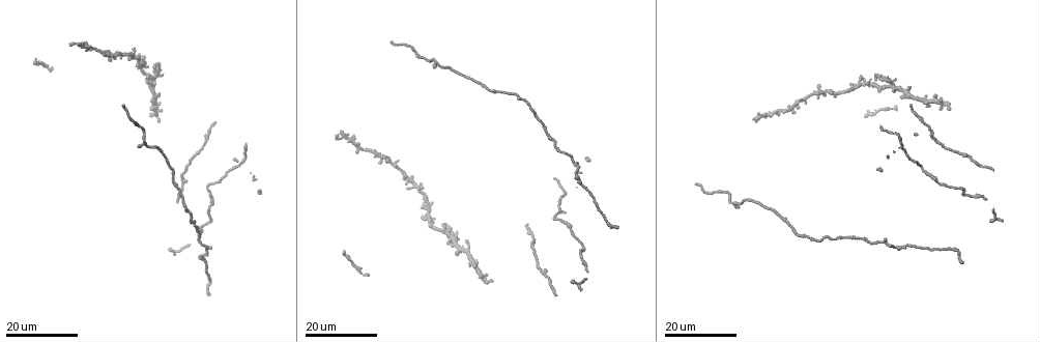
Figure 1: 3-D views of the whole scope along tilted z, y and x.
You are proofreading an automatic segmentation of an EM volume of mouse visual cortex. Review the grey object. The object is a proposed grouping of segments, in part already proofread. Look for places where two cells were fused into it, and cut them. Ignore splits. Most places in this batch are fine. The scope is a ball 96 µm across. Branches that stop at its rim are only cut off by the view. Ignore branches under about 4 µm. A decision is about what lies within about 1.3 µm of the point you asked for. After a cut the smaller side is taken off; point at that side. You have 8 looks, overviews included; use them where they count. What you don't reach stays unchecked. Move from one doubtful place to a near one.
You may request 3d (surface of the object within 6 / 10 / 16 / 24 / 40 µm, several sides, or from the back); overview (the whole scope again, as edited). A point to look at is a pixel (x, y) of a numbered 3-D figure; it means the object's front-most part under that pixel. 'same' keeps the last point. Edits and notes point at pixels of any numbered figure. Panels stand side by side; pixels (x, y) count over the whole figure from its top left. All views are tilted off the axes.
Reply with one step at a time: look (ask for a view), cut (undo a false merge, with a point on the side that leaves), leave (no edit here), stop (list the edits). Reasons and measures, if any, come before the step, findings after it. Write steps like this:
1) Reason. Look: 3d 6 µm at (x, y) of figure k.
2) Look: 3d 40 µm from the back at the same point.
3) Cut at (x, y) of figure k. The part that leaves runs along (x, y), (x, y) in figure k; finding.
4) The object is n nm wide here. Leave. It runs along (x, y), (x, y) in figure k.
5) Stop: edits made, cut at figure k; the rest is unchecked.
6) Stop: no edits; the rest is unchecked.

Calibre changes. Look: 3d 16 µm at (142, 132) of figure 1.

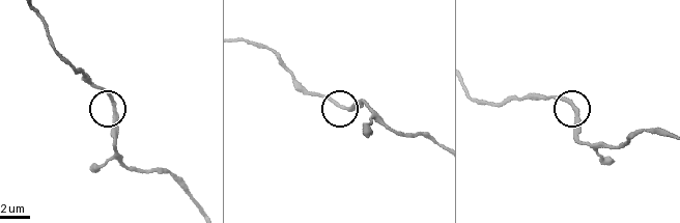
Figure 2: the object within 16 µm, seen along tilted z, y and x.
Closer look. Look: 3d 6 µm at (115, 113) of figure 2.

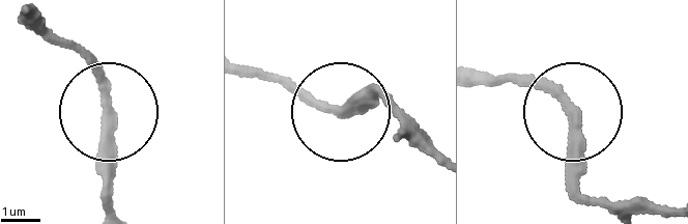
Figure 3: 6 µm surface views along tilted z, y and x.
Leave. It runs along (115, 206), (103, 90), (78, 49) in figure 3; continuous, no second cell.

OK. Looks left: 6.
Narrows sharply. Look: 3d 24 µm at (202, 256) of figure 1.

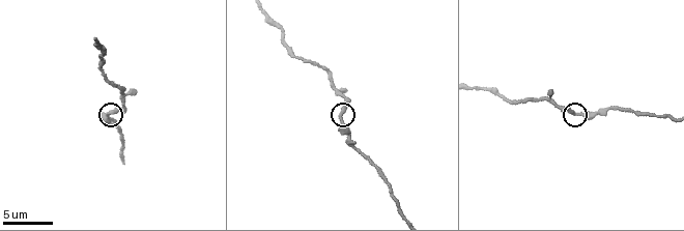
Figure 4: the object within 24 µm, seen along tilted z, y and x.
Look: 3d 6 µm at (107, 113) of figure 4.

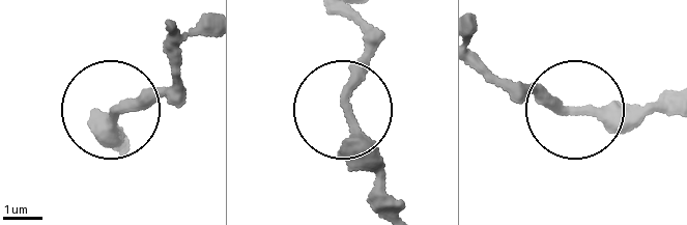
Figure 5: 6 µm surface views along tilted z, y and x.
The object is 250 nm wide here. Leave. Continuous, no second cell.

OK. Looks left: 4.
Look: 3d 16 µm at (208, 186) of figure 1.

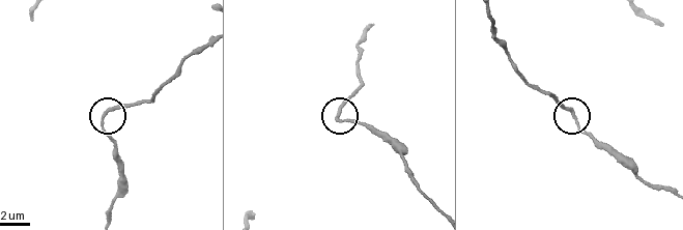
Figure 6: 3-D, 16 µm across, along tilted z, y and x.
Look: 3d 10 µm at (109, 112) of figure 6.

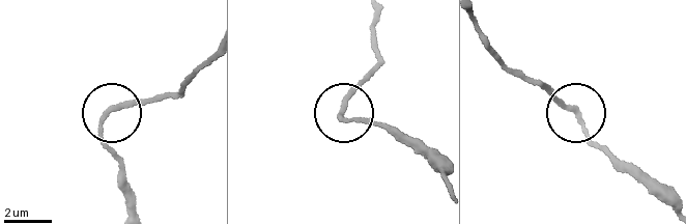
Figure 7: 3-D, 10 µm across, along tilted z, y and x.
The side arm is 29 µm long. Leave. It runs along (132, 208), (104, 140), (106, 120), (111, 111), (175, 98) in figure 7; all the same cell.

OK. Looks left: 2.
Look: 3d 24 µm at (530, 244) of figure 1.

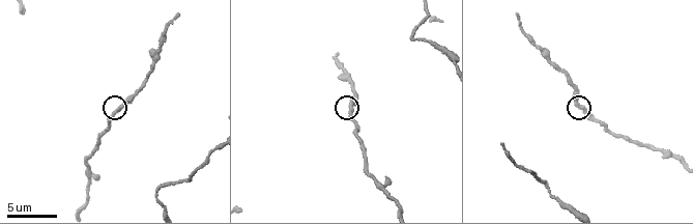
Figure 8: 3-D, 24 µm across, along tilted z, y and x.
Zoom in. Look: 3d 6 µm at (349, 106) of figure 8.

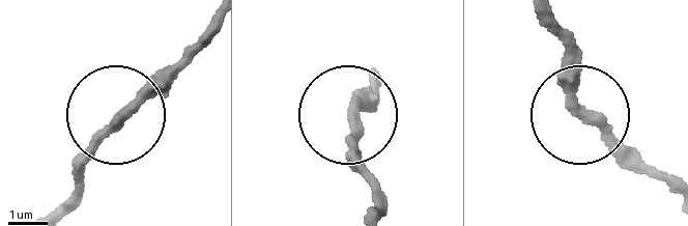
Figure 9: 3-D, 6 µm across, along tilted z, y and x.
The side arm is 18 µm long. Leave. All the same cell.

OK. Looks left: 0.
Stop: no edits; the rest is unchecked.

